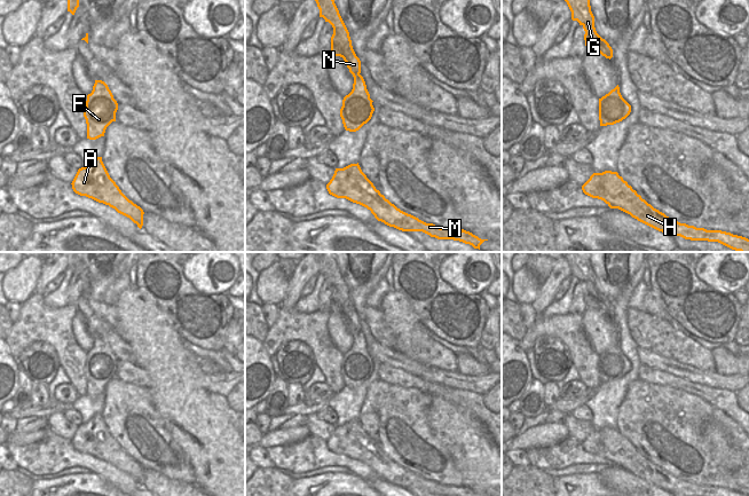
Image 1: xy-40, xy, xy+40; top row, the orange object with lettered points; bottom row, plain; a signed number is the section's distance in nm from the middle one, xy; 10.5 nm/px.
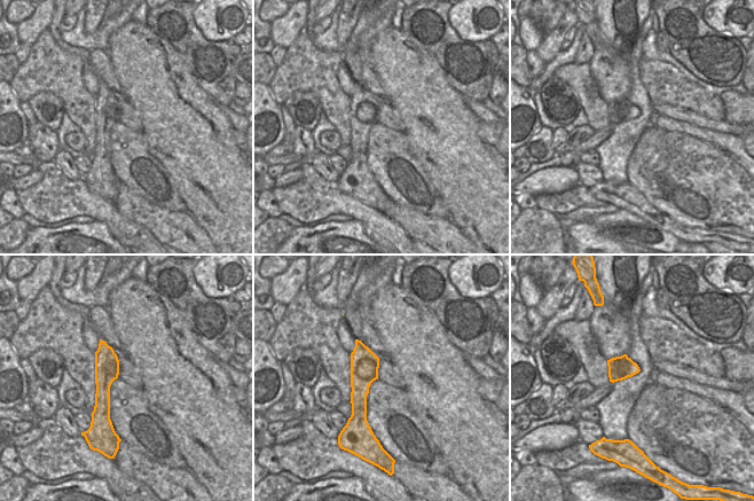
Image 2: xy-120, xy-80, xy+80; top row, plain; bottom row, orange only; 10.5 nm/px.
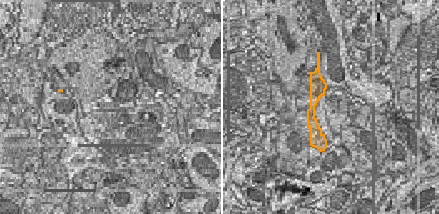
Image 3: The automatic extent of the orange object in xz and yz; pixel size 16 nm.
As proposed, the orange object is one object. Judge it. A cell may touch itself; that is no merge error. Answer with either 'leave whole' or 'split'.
leave whole

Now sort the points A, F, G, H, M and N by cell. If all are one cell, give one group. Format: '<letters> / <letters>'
A F G H M N

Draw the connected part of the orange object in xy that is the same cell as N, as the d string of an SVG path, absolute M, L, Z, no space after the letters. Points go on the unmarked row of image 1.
M307 252L315 255L320 266L320 274L329 278L333 284L331 293L332 313L340 313L347 321L354 333L352 348L342 356L340 373L346 387L356 388L366 380L374 368L372 356L366 346L365 338L361 330L361 317L356 313L349 289L339 270L332 252Z

